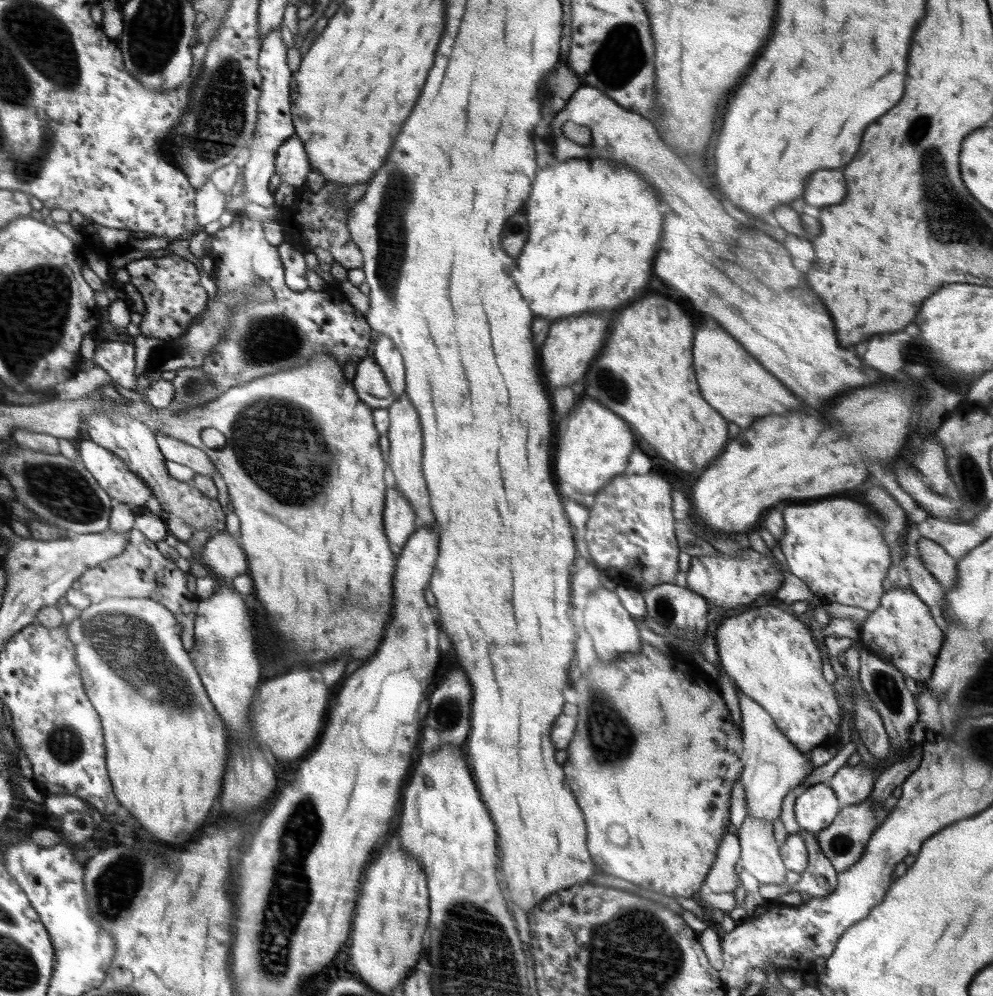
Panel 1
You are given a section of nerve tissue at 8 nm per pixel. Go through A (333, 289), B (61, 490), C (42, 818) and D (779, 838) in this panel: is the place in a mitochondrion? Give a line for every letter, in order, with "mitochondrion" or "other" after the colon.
A: other
B: mitochondrion
C: other
D: other

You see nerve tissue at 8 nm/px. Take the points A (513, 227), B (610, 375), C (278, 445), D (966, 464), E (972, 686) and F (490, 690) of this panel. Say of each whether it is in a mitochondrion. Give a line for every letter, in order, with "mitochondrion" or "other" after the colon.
A: mitochondrion
B: mitochondrion
C: mitochondrion
D: mitochondrion
E: mitochondrion
F: other

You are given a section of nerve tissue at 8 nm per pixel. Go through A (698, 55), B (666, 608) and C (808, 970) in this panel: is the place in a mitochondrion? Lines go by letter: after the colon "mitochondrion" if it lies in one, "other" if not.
A: other
B: mitochondrion
C: other

